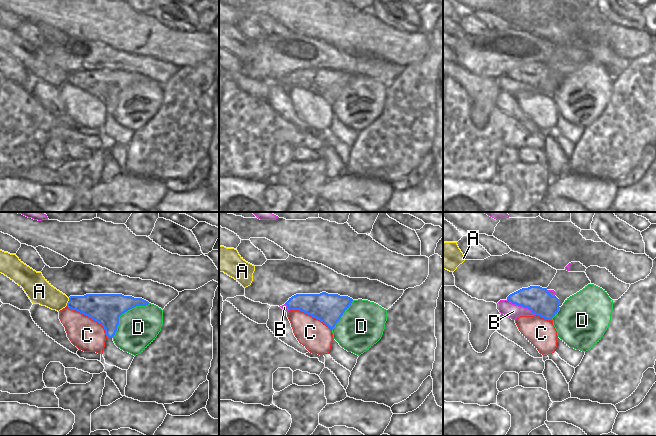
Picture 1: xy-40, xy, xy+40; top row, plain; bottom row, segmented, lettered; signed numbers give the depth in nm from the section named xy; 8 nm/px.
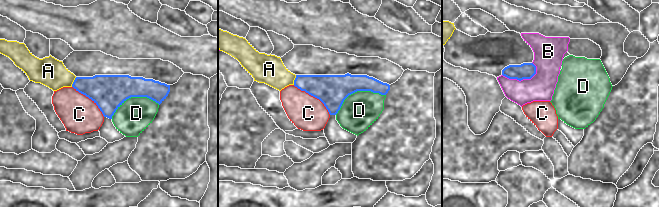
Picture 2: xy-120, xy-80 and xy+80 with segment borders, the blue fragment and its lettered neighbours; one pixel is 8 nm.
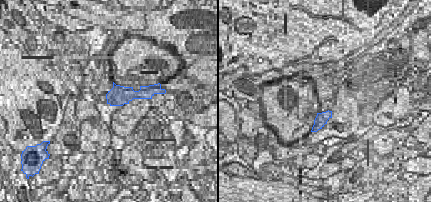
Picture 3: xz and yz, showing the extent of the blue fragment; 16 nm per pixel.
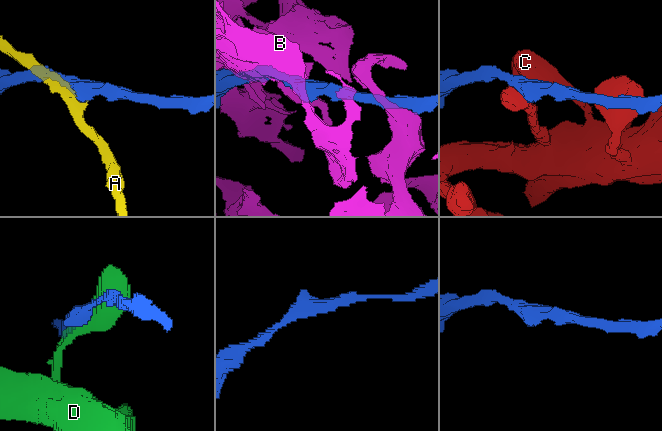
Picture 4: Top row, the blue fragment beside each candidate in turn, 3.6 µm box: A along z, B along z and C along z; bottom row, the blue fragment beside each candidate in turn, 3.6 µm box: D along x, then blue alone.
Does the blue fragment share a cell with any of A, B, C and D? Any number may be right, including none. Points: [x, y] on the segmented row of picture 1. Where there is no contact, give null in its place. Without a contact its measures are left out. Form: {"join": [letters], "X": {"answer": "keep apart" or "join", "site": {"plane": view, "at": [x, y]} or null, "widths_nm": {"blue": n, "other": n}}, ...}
{"join": [], "A": {"answer": "keep apart", "site": {"plane": "xy-40", "at": [68, 302]}, "widths_nm": {"blue": 220, "other": 200}}, "B": {"answer": "keep apart", "site": {"plane": "xy+40", "at": [521, 305]}, "widths_nm": {"blue": 200, "other": 120}}, "C": {"answer": "keep apart", "site": {"plane": "xy-40", "at": [89, 317]}, "widths_nm": {"blue": 240, "other": 260}}, "D": {"answer": "keep apart", "site": {"plane": "xy-40", "at": [124, 312]}, "widths_nm": {"blue": 240, "other": 320}}}

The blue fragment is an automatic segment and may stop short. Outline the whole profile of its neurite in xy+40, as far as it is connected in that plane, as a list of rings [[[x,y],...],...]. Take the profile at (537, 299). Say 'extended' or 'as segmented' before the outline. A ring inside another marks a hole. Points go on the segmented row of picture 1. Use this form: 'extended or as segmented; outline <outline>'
as segmented; outline [[[530,286],[522,288],[507,297],[512,304],[528,308],[533,314],[551,320],[559,311],[559,299],[552,296],[547,288]]]

